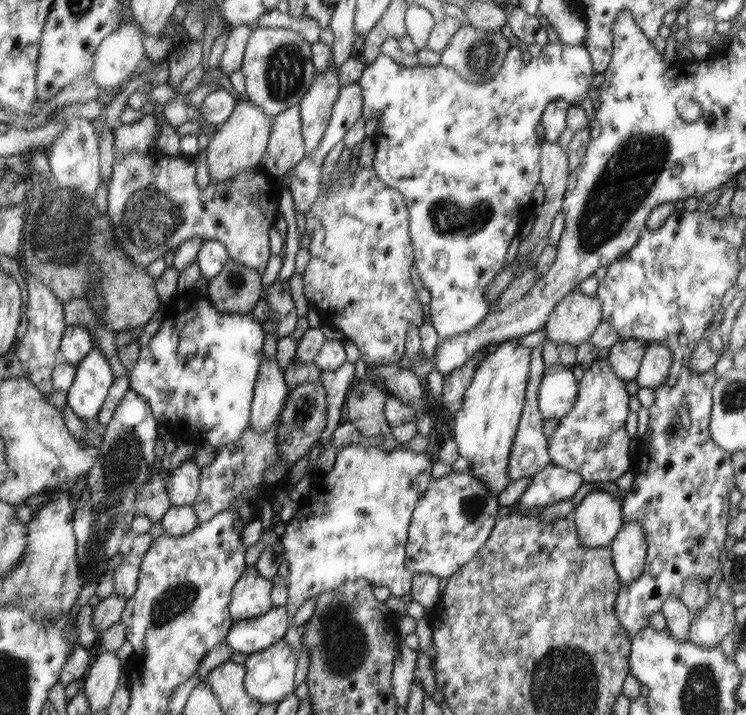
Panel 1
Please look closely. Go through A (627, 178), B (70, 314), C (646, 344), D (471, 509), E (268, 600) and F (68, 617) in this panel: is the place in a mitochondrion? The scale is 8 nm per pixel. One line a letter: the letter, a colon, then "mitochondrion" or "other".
A: mitochondrion
B: other
C: other
D: mitochondrion
E: other
F: other

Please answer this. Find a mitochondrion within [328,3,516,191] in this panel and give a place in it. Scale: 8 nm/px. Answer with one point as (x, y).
(481, 57)

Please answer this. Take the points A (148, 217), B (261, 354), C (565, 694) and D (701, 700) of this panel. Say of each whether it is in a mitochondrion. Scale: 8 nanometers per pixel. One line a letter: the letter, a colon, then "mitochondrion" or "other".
A: mitochondrion
B: other
C: mitochondrion
D: mitochondrion

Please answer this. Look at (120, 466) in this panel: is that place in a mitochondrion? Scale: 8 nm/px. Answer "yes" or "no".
yes

